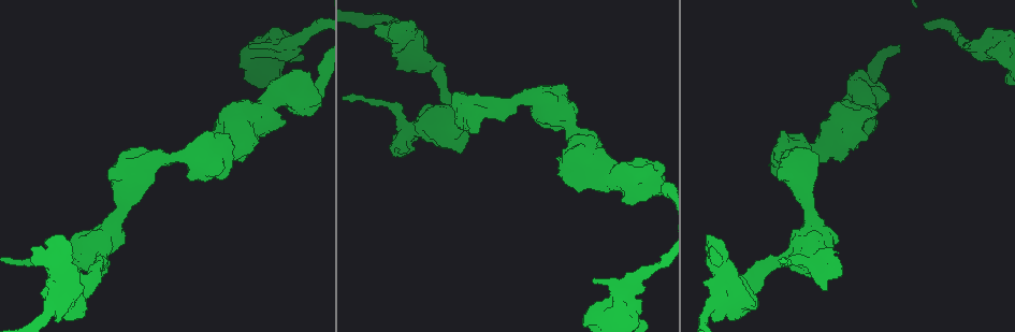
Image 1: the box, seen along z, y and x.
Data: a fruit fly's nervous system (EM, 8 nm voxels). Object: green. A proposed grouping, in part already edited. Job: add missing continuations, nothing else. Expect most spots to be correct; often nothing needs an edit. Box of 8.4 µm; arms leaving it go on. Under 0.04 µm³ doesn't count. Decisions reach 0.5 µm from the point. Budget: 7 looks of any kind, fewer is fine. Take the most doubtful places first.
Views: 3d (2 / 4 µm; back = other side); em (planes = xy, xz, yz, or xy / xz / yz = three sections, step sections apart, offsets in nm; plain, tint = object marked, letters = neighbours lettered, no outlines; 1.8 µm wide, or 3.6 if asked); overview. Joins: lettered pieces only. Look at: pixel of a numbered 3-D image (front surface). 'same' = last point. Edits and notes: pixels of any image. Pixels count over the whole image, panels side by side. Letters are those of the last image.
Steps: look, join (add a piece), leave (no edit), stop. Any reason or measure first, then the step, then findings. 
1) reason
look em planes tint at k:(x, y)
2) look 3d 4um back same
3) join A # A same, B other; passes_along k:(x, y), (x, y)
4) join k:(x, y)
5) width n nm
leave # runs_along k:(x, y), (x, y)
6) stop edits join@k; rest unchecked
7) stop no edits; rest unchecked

an open end
look 3d 4um at 1:(406, 152)

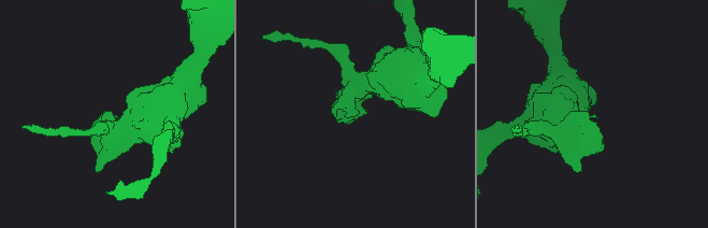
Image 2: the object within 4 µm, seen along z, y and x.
look em planes letters at 2:(115, 115)

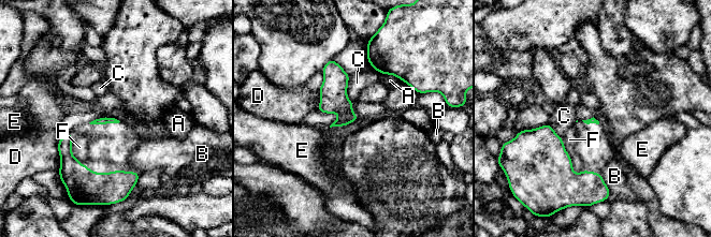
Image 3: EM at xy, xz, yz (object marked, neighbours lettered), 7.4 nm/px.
leave # A other, B other, C other, D other, E other, F other; no lettered piece goes on from it

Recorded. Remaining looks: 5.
abrupt turn
look em 3.6um planes plain at 1:(293, 61)

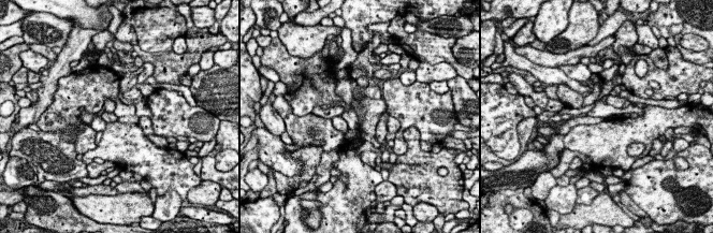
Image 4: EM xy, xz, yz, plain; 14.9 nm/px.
look em 3.6um planes tint same

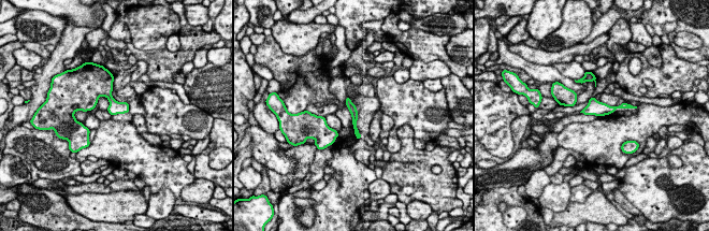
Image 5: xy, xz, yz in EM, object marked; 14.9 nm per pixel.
look em 3.6um planes letters same

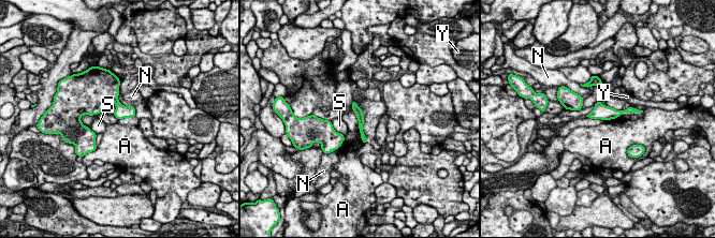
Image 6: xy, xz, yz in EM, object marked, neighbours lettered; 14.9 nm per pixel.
width 120 nm
leave # A other, N other, S other, Y other; no lettered piece goes on from it

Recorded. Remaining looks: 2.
sudden change in width
look em planes letters at 1:(151, 159)

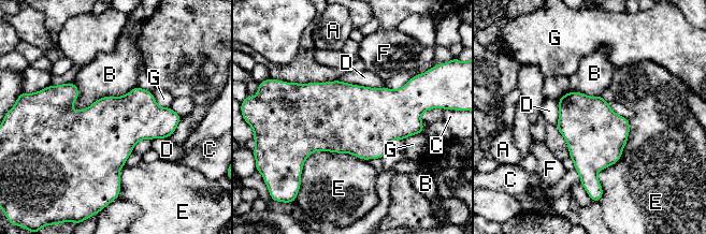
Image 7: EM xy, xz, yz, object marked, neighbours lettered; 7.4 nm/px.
width 440 nm
leave # A other, B other, C other, D other, E other, F other, G other; border 7:(137, 85), (81, 110), (70, 107); none of them fits

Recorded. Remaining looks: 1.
stop no edits; rest unchecked

